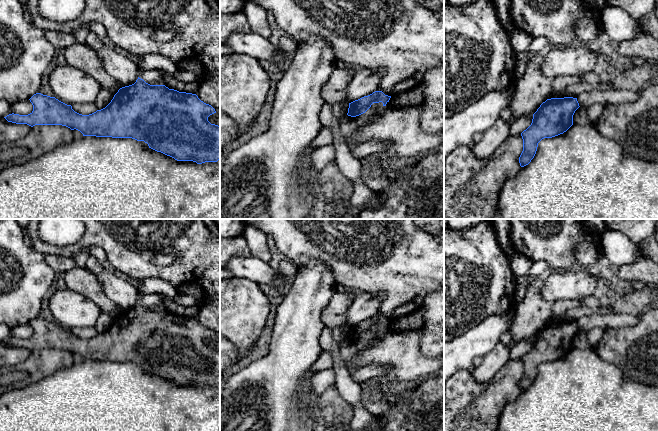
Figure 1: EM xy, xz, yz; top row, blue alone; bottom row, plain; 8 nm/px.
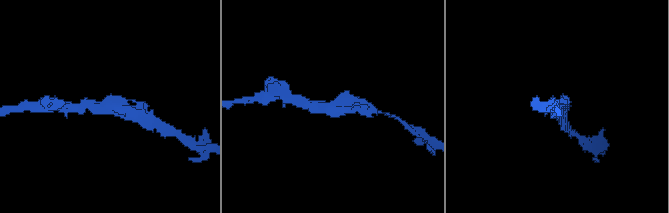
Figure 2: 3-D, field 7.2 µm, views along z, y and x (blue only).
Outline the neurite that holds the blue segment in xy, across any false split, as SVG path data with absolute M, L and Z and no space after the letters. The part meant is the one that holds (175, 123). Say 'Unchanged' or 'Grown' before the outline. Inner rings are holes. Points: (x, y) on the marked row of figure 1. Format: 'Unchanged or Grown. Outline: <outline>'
Unchanged. Outline: M138 77L134 84L120 88L105 108L89 115L79 114L72 109L71 105L41 93L34 94L29 100L33 105L33 111L30 114L12 113L4 118L8 122L27 124L31 127L35 125L62 125L71 130L80 131L83 136L132 138L137 141L144 141L149 148L177 161L193 161L202 164L220 160L220 126L208 121L208 117L216 111L211 105L201 101L196 94L179 92L169 89L165 85L150 85Z

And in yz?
Unchanged. Outline: M551 98L543 102L533 114L531 125L521 133L523 151L519 157L521 167L534 158L538 143L544 138L563 134L573 125L573 115L579 108L577 98Z

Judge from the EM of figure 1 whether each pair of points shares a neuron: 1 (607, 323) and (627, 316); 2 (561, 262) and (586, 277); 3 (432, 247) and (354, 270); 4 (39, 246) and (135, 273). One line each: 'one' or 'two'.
1: one
2: two
3: one
4: one

